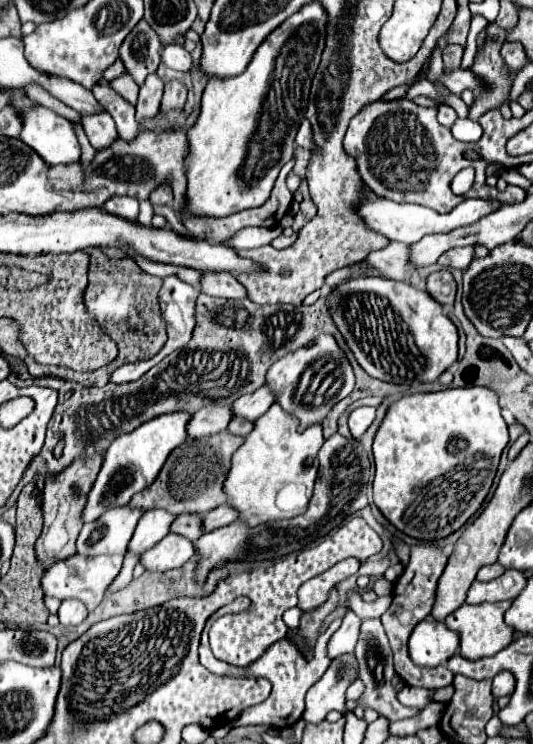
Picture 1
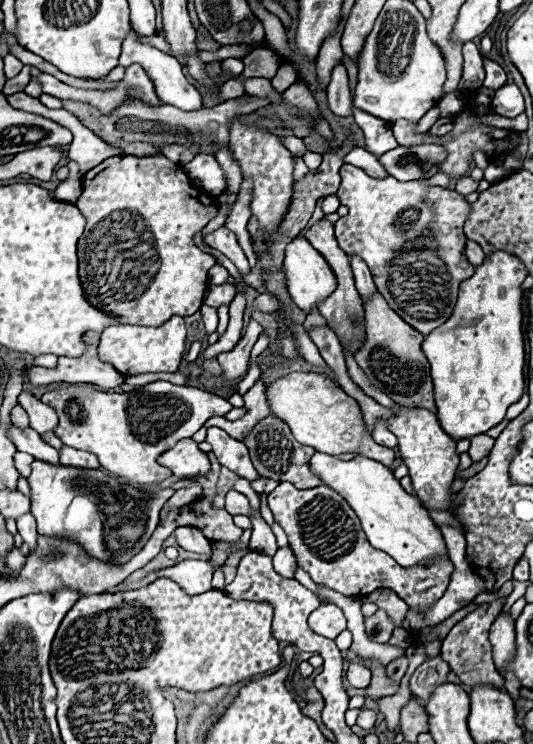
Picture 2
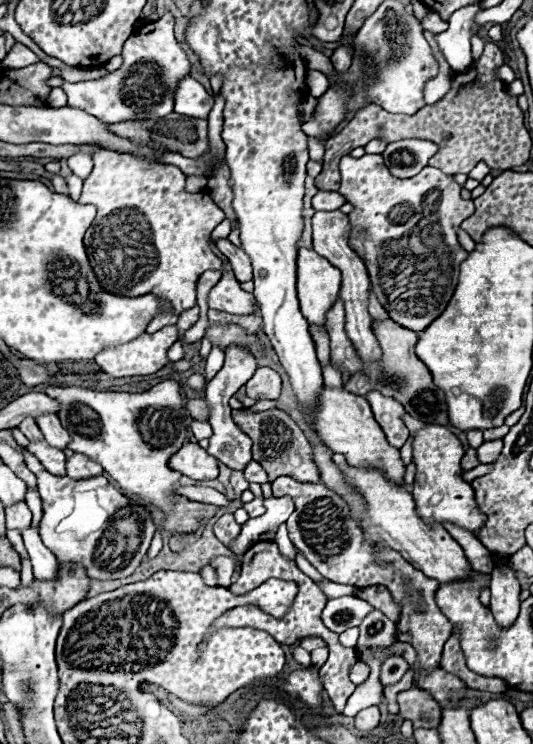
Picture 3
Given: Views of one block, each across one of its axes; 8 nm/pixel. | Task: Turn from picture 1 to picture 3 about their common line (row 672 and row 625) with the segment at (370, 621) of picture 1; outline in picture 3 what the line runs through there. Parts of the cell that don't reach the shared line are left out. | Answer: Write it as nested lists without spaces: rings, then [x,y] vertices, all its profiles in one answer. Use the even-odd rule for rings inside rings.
[[[374,610],[370,612],[360,628],[360,638],[358,638],[358,646],[390,646],[396,642],[396,624],[392,620],[388,620],[382,612]]]

